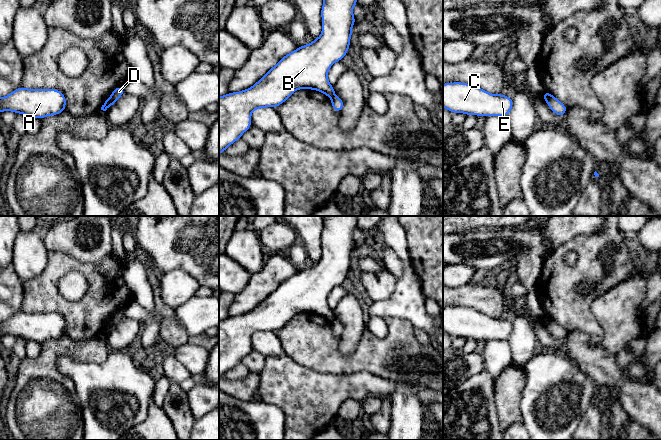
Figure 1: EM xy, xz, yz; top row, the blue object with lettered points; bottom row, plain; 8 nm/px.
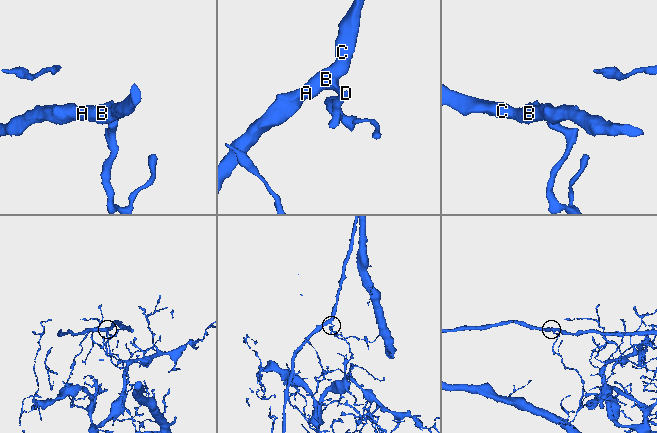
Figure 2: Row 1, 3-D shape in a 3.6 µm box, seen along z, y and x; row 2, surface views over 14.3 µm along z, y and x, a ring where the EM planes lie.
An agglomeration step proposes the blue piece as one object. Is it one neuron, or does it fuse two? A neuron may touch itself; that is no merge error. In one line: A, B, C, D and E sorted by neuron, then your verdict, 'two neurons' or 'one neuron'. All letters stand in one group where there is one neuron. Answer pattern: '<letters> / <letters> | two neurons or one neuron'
A B C E / D | two neurons

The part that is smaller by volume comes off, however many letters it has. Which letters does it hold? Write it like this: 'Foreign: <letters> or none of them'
Foreign: A, B, C, E

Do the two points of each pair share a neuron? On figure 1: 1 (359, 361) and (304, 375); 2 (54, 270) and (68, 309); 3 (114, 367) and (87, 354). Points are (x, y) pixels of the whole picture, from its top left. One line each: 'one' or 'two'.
1: two
2: one
3: two

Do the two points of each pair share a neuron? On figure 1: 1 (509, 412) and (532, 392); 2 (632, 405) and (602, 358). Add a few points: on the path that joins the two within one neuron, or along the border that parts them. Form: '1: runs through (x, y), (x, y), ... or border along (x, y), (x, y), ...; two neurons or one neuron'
1: border along (525, 381), (519, 401), (521, 422); two neurons
2: runs through (627, 393), (604, 370); one neuron

